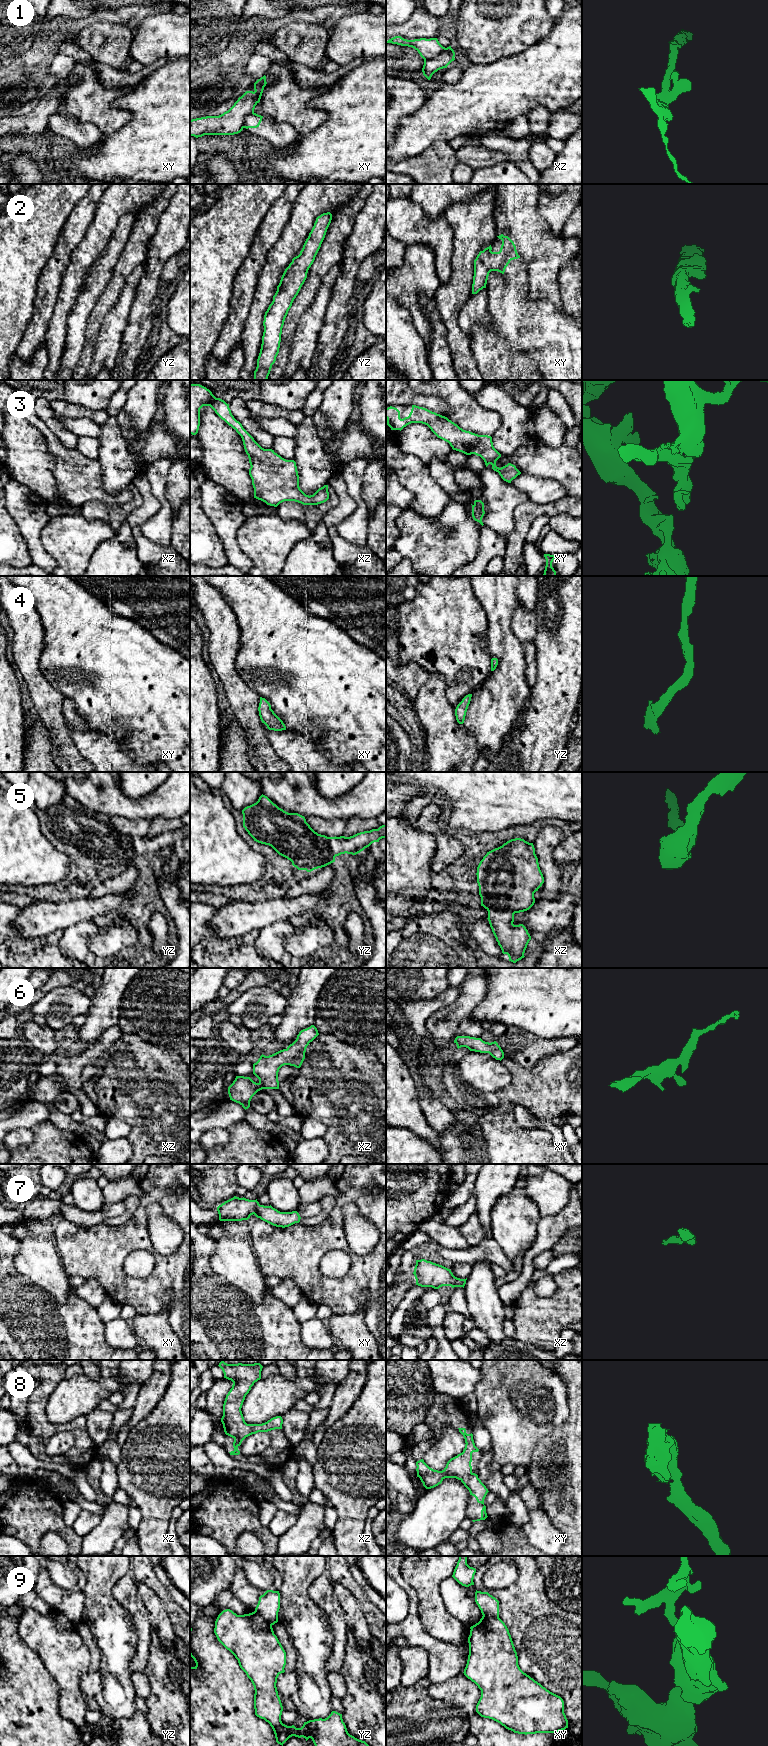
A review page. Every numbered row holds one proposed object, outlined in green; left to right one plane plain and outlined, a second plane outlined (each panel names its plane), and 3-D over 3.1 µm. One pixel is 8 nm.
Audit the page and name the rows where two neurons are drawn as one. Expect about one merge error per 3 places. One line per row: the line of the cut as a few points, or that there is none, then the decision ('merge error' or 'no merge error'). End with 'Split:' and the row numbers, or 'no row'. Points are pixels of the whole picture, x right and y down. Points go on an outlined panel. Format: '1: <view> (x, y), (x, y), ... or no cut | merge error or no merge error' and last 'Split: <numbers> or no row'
1: xz (445, 48), (434, 57), (424, 61) | merge error
2: no cut | no merge error
3: no cut | no merge error
4: no cut | no merge error
5: no cut | no merge error
6: no cut | no merge error
7: no cut | no merge error
8: no cut | no merge error
9: yz (254, 1611), (258, 1612), (271, 1625) | merge error
Split: 1, 9

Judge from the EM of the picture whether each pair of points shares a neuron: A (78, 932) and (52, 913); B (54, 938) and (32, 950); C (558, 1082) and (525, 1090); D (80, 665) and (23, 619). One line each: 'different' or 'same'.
A: different
B: same
C: same
D: different

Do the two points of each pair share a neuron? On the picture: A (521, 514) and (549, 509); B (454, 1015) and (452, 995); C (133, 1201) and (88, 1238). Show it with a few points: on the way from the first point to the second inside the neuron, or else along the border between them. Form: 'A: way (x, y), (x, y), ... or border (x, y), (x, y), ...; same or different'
A: way (528, 511), (542, 509); same
B: border (459, 989), (459, 995), (452, 1004), (431, 1013); different
C: border (137, 1210), (131, 1215); different

